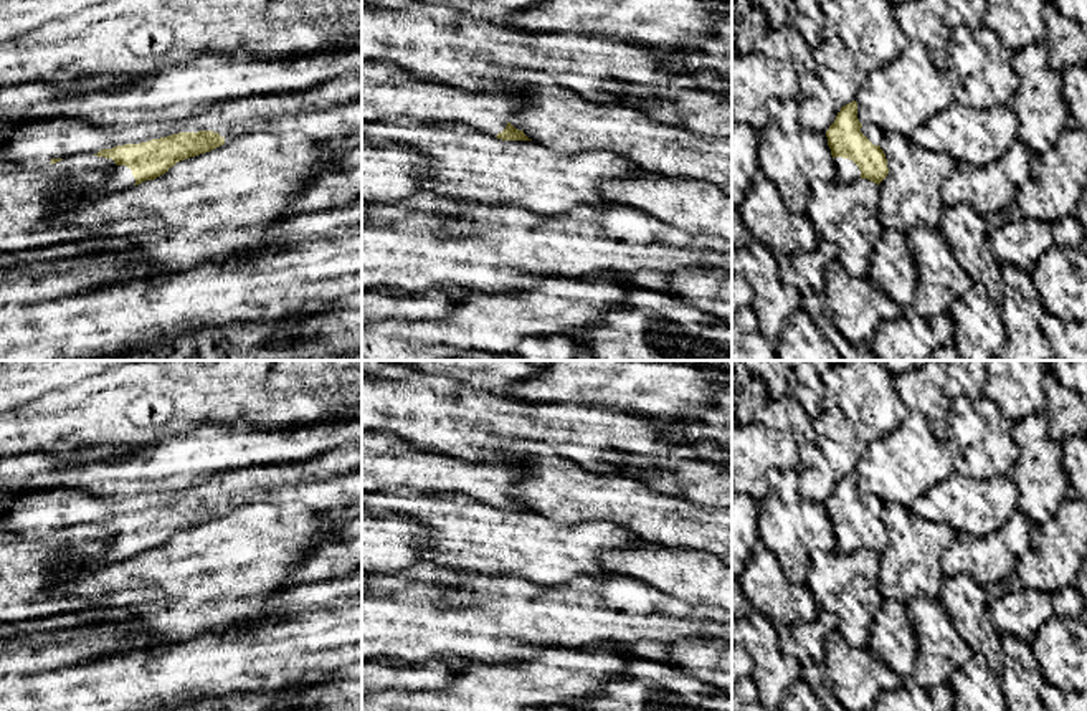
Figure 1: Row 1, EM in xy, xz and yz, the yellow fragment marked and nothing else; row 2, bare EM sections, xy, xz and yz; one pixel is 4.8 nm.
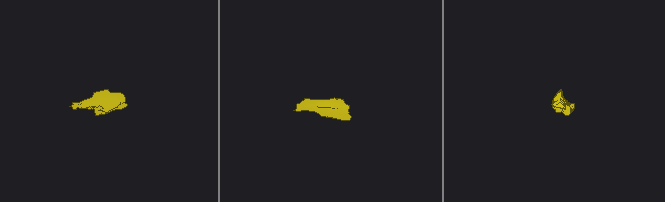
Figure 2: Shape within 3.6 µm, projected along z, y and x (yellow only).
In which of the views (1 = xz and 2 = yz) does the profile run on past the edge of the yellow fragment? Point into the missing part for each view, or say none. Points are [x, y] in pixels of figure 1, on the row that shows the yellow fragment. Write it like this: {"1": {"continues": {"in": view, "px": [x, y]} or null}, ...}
{"1": {"continues": {"in": "xz", "px": [387, 91]}}, "2": {"continues": {"in": "yz", "px": [846, 171]}}}

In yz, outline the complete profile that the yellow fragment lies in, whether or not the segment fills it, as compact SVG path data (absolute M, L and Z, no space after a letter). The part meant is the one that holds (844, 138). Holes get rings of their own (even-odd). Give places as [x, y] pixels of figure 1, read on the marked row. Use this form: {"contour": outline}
{"contour": "M856 101L841 107L826 137L834 159L836 180L851 184L867 179L879 185L887 177L887 159L881 149L884 132L876 124L859 122Z"}

